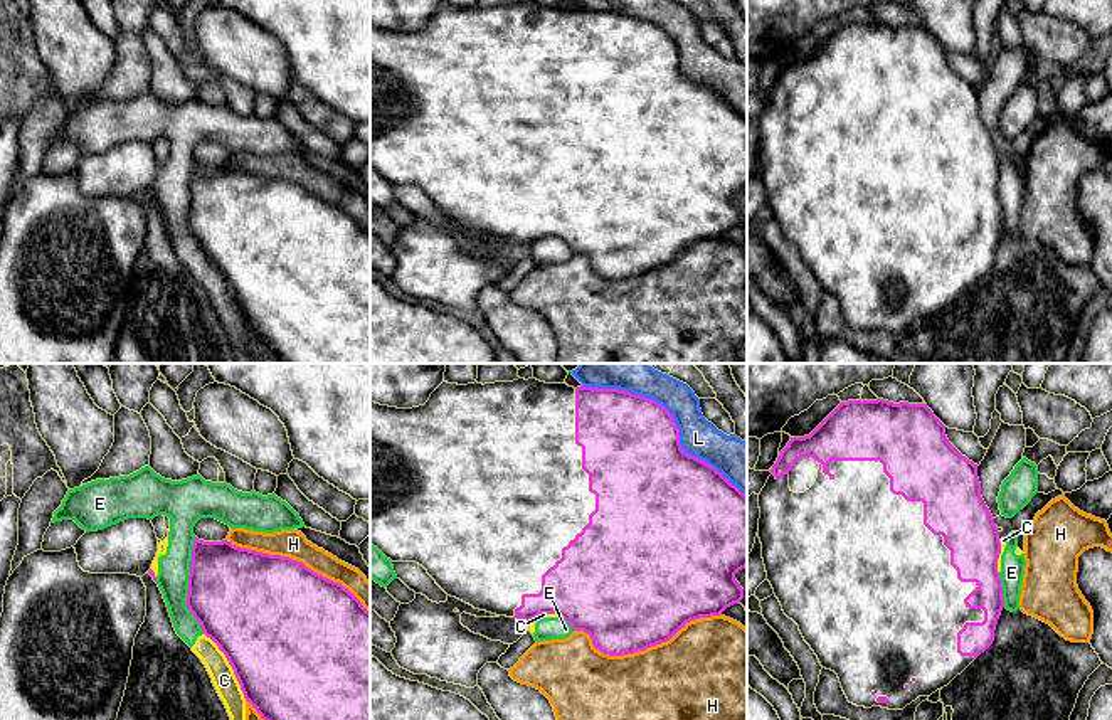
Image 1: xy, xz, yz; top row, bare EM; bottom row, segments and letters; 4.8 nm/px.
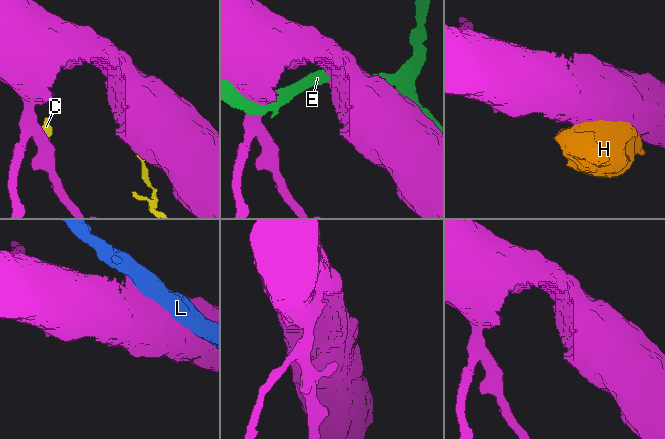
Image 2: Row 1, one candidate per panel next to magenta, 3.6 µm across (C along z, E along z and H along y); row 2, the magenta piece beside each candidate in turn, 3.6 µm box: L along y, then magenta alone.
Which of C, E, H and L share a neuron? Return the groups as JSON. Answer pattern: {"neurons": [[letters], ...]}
{"neurons": [["C", "E"], ["H"], ["L"]]}

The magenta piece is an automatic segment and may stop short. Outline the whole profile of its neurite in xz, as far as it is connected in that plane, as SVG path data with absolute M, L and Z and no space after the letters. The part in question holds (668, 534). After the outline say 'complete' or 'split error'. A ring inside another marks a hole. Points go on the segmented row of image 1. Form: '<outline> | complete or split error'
M518 379L513 382L495 384L447 384L442 382L424 405L412 409L397 409L380 405L370 400L370 543L377 547L392 562L416 562L422 565L436 584L451 597L456 597L474 609L496 616L516 617L530 622L543 614L559 614L574 631L584 631L590 636L592 644L604 654L622 656L644 651L651 646L670 641L686 622L720 616L727 607L744 599L744 589L735 580L735 574L747 567L747 496L732 484L720 471L708 463L686 454L680 444L680 429L673 416L656 400L646 399L619 389L569 387L564 384L545 384L537 379Z | split error

